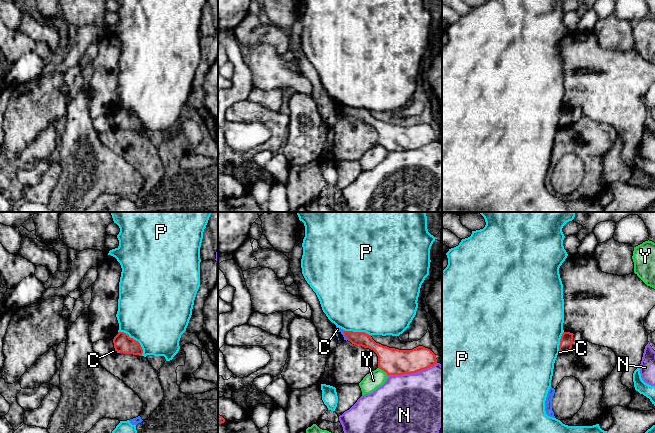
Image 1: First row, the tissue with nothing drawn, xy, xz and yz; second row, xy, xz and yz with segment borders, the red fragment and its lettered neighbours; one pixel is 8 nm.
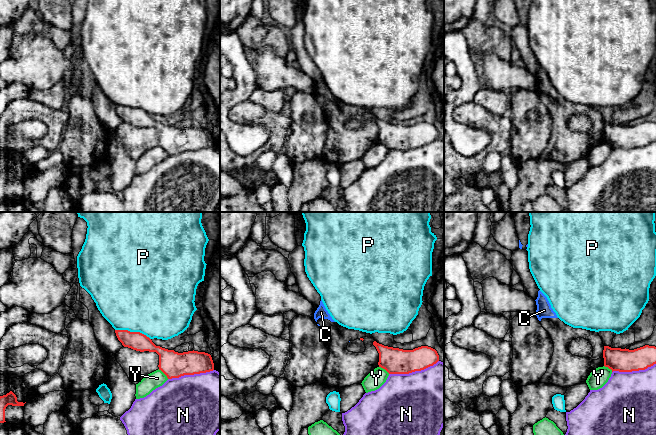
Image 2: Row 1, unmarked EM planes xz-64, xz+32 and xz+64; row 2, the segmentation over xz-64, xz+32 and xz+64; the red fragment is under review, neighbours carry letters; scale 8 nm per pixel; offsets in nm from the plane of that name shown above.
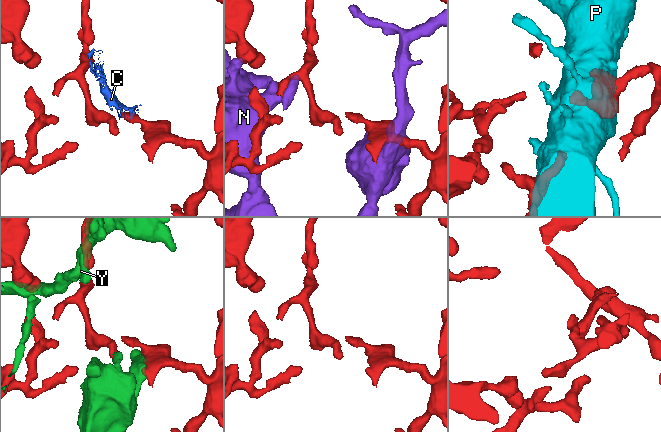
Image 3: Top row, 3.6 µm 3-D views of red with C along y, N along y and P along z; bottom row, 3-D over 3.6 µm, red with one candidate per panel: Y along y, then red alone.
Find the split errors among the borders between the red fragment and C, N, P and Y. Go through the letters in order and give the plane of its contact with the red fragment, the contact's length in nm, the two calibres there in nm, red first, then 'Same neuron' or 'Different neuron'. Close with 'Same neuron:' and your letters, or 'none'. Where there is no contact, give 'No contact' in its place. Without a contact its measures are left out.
C: Touches red in xz. Shared border 90 nm. Thickness 120 nm (red) against 40 nm. Different neuron
N: Touches red in xz. Shared border 420 nm. Thickness 220 nm (red) against 480 nm. Different neuron
P: Touches red in xy. Shared border 280 nm. Thickness 150 nm (red) against 500 nm. Different neuron
Y: Touches red in xz. Shared border 100 nm. Thickness 220 nm (red) against 140 nm. Different neuron
Same neuron: none

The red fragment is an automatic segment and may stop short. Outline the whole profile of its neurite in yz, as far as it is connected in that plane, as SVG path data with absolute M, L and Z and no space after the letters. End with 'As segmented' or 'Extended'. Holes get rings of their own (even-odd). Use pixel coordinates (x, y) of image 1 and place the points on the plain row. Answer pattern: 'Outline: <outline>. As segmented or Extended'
Outline: M563 108L559 121L560 128L567 128L571 126L573 120L573 111L574 110L570 108Z. As segmented

